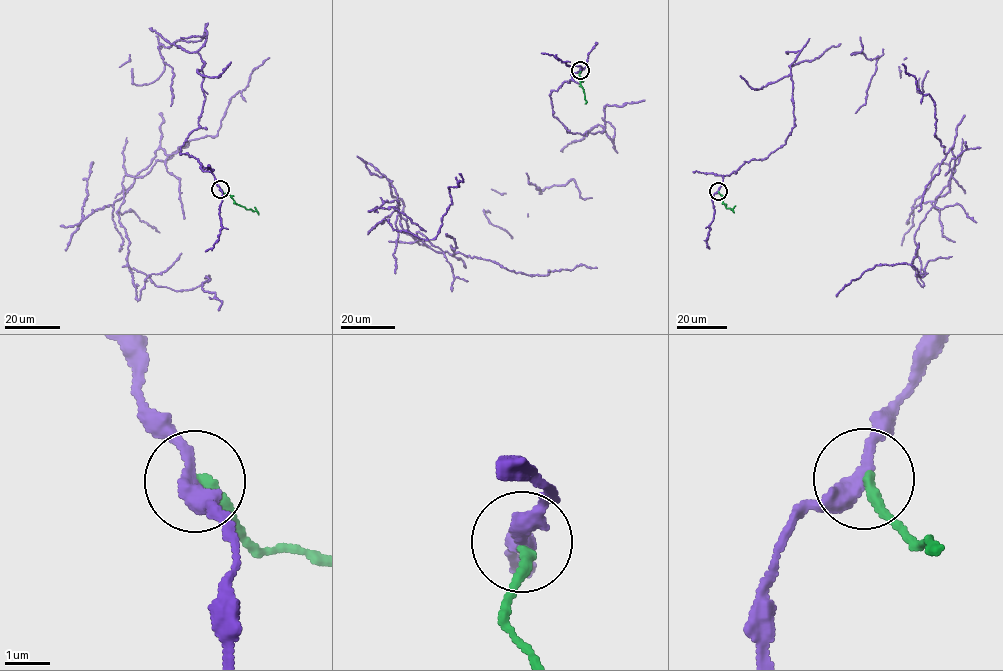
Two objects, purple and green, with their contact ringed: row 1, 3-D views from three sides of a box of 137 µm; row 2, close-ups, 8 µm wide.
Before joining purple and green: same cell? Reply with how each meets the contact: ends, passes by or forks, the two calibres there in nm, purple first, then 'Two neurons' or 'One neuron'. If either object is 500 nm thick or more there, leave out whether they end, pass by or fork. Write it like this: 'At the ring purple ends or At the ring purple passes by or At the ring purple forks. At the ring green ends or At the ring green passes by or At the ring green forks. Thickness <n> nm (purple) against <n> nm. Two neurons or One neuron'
At the ring purple passes by. At the ring green ends. Thickness 320 nm (purple) against 240 nm. Two neurons

